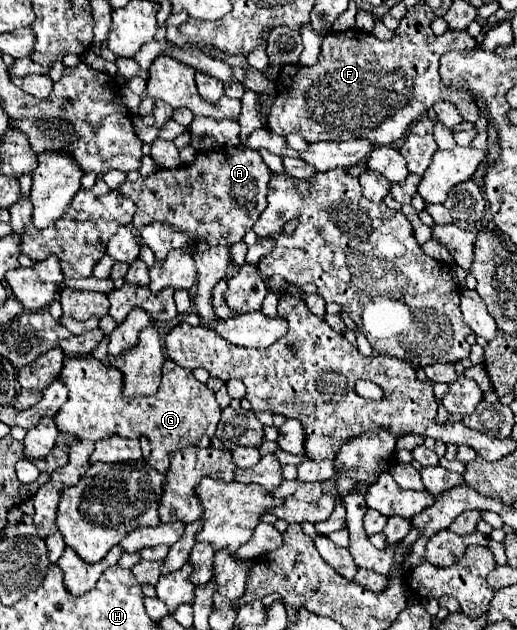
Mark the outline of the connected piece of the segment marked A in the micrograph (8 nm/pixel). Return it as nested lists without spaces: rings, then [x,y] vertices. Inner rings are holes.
[[[218,148],[214,152],[198,152],[194,164],[178,168],[158,168],[148,178],[124,182],[120,192],[138,206],[134,226],[142,230],[150,222],[170,224],[176,232],[184,232],[190,242],[218,246],[224,238],[236,244],[254,226],[266,208],[268,180],[272,172],[256,150]]]

